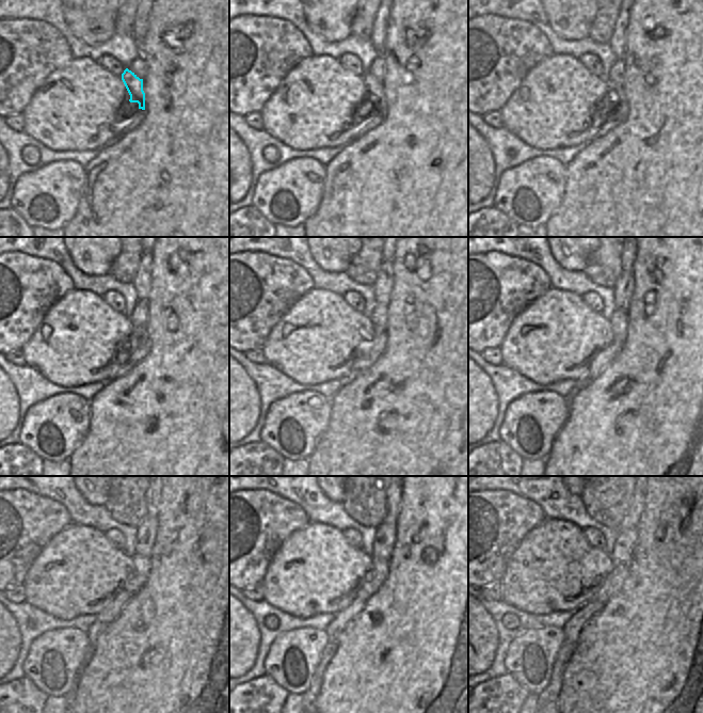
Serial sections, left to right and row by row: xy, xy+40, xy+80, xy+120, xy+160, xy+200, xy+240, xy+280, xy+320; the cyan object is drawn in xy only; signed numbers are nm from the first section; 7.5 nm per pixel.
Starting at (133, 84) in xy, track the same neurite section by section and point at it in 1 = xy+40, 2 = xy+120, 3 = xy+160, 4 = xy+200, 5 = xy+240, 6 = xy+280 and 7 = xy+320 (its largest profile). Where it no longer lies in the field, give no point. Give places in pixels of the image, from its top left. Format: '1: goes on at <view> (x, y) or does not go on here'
1: goes on at xy+40 (373, 89)
2: goes on at xy+120 (138, 342)
3: goes on at xy+160 (368, 355)
4: goes on at xy+200 (605, 357)
5: goes on at xy+240 (122, 599)
6: goes on at xy+280 (334, 629)
7: goes on at xy+320 (572, 630)

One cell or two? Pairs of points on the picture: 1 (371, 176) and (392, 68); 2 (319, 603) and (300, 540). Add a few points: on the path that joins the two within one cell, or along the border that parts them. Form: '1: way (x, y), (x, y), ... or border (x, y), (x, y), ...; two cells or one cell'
1: way (397, 149), (397, 95); one cell
2: way (319, 587), (319, 573), (315, 569), (315, 556); one cell

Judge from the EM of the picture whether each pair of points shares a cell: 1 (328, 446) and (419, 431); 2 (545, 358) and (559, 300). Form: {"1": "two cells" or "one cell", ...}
{"1": "one cell", "2": "one cell"}

